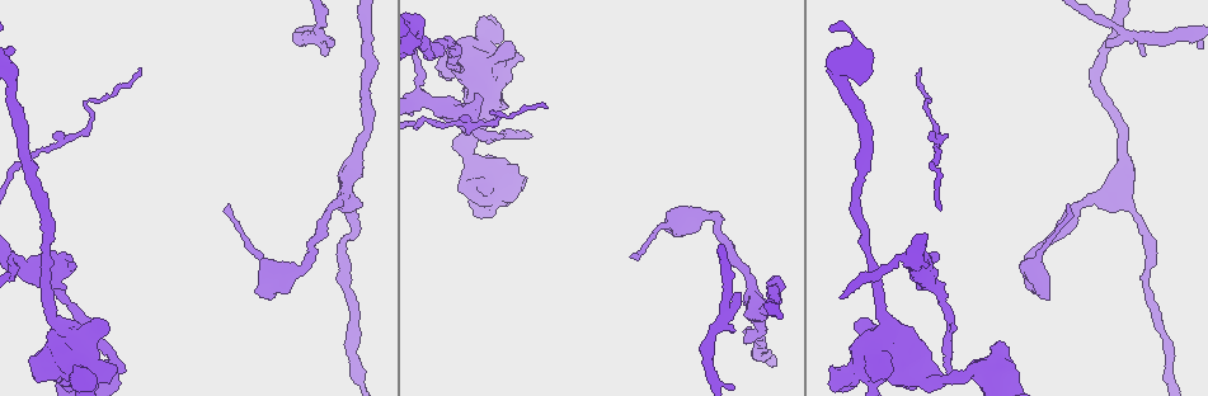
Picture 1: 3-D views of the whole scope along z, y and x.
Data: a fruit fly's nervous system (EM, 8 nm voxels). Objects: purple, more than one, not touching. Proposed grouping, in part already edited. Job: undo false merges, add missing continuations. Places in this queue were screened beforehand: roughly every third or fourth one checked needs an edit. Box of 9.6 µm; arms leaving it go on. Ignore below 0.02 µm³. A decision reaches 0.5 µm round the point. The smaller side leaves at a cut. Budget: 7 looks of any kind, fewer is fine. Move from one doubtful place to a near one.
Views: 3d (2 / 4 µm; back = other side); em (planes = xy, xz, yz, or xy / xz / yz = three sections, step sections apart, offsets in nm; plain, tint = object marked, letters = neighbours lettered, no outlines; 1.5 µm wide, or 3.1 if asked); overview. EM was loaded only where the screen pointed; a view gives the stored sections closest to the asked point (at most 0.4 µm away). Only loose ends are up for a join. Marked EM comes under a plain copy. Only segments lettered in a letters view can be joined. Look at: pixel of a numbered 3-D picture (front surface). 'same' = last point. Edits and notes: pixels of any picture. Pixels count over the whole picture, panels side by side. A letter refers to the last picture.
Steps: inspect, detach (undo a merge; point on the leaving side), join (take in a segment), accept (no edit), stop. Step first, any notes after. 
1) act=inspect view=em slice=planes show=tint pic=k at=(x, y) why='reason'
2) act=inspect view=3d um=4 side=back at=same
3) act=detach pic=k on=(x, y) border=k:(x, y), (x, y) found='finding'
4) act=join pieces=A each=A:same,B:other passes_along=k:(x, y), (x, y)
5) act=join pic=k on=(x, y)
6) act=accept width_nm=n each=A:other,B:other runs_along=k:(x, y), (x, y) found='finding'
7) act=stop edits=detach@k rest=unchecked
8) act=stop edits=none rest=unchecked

act=inspect view=em slice=xy step=8 show=tint pic=1 at=(333, 41) why='free end'

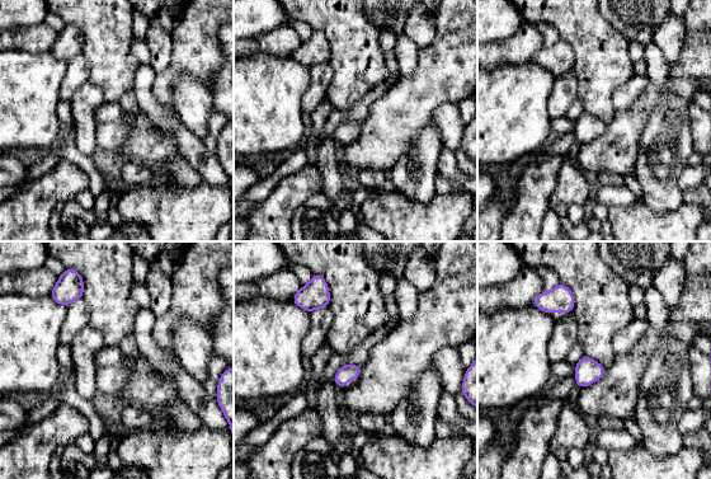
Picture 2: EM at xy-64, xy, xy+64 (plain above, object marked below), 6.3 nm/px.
act=inspect view=em slice=planes show=letters at=same why='cut it another way'

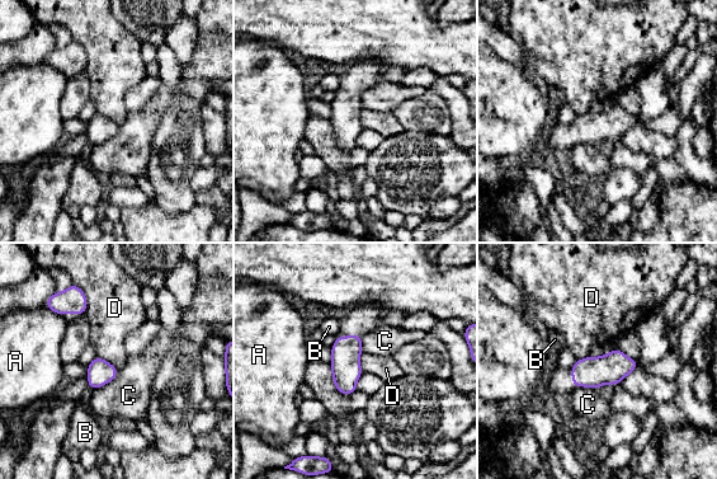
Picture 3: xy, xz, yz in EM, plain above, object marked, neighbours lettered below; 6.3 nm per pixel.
act=accept longest_contact=C:200nm each=A:other,B:other,C:other,D:other border=3:(78, 285), (86, 301), (84, 314) found='no lettered segment goes on from it'

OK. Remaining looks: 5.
act=inspect view=3d um=4 side=back pic=1 at=(633, 254) why='tapers out'

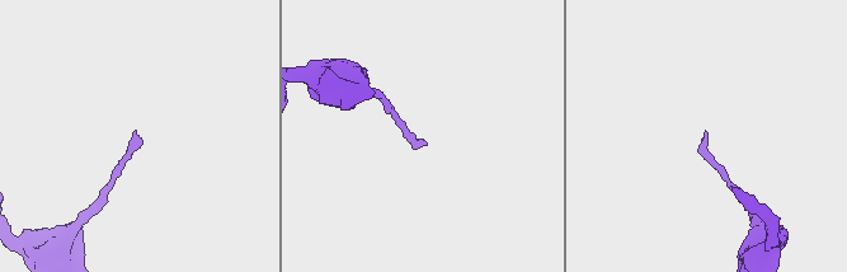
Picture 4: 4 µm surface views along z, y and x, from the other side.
act=inspect view=em slice=xy step=4 show=tint pic=4 at=(133, 131) why='shape alone is not enough'

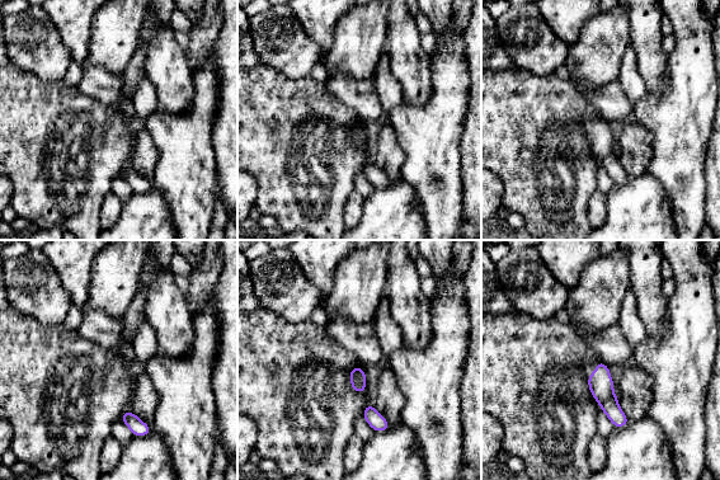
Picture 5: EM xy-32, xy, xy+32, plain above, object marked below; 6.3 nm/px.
act=inspect view=em slice=planes show=letters at=same

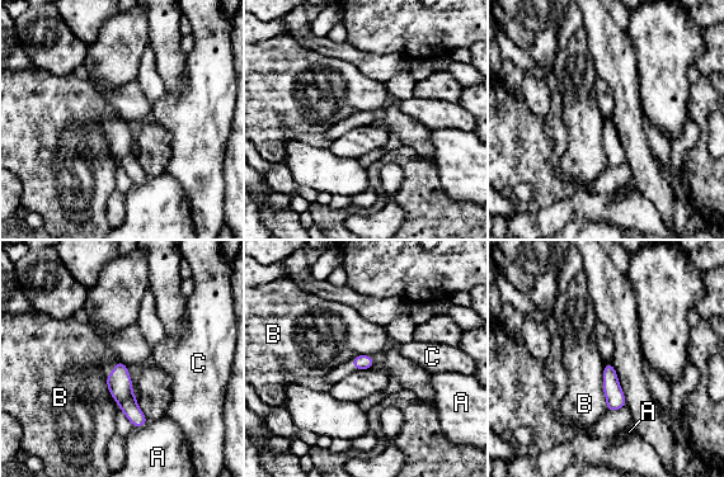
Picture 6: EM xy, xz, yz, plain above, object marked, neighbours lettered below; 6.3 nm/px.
act=accept longest_contact=B:320nm each=A:other,B:other,C:other runs_along=6:(118, 364), (120, 387), (137, 424) found='no lettered segment goes on from it'

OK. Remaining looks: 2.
act=inspect view=em slice=xz step=8 show=letters pic=1 at=(947, 368)

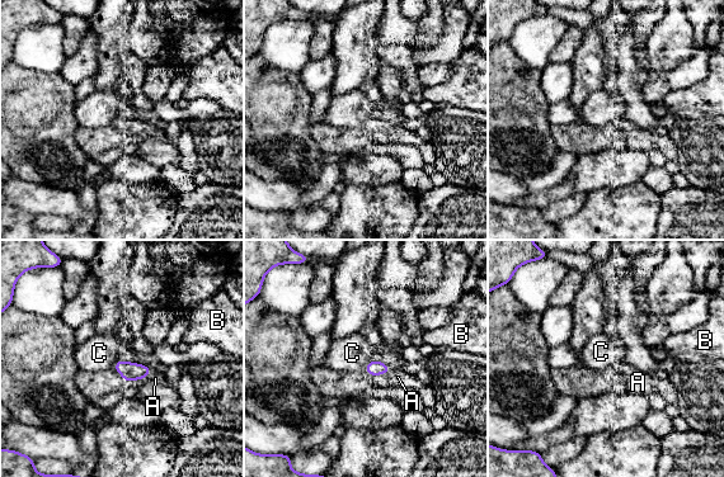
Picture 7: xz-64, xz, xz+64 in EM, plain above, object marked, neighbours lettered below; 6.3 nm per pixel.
act=join pieces=A width_nm=100 each=A:same,B:other,C:other found='it goes on there'

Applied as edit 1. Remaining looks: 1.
act=stop edits=join@7 rest=unchecked

